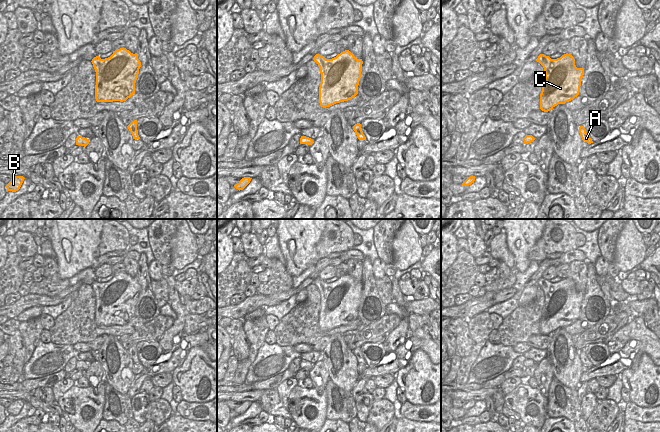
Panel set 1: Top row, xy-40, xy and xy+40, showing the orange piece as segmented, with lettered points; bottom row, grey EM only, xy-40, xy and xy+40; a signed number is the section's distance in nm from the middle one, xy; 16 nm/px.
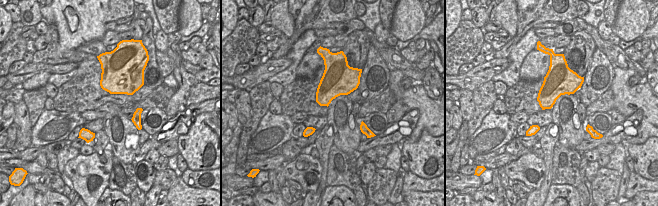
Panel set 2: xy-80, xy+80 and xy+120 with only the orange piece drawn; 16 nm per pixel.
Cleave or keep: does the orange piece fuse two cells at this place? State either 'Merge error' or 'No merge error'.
No merge error.

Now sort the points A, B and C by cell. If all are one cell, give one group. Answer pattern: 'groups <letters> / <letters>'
groups A B C

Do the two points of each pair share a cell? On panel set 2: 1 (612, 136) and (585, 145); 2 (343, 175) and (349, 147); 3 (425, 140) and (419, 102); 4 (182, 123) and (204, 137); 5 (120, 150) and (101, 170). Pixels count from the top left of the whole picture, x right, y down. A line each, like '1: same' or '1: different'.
1: same
2: different
3: different
4: different
5: different

